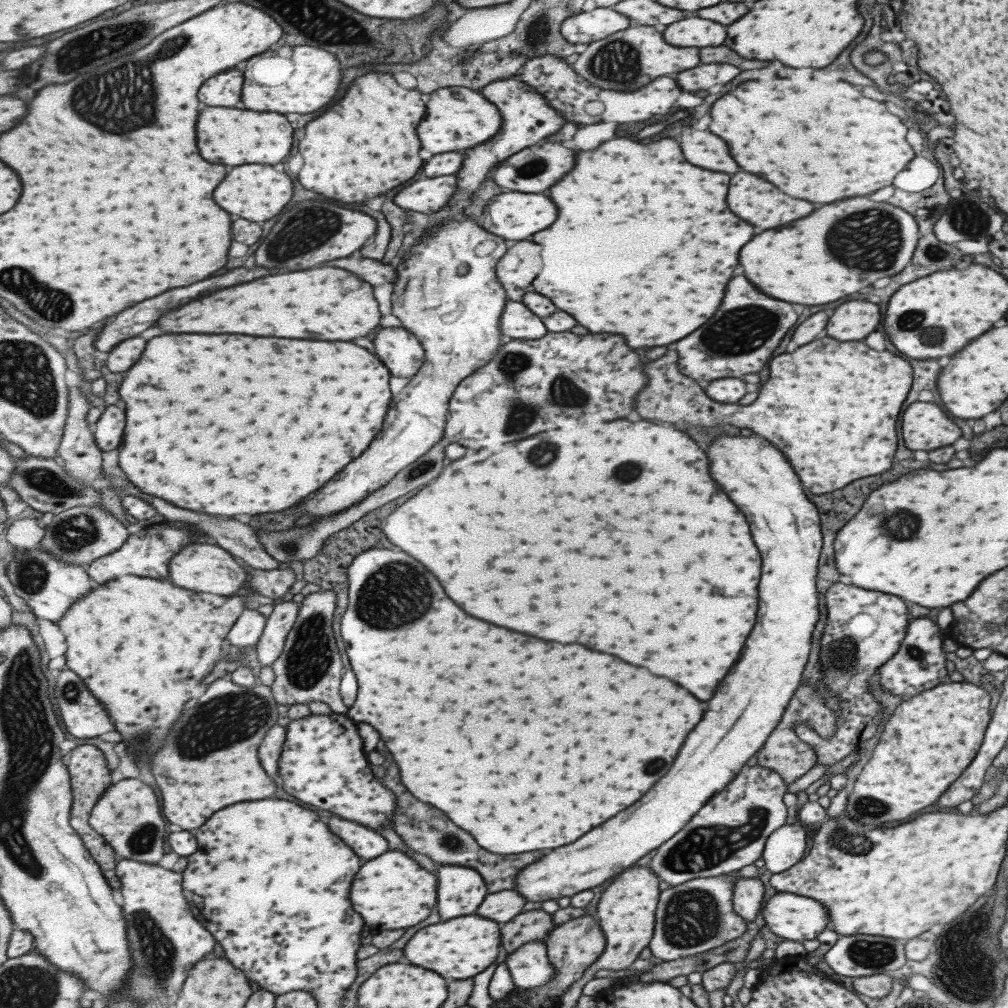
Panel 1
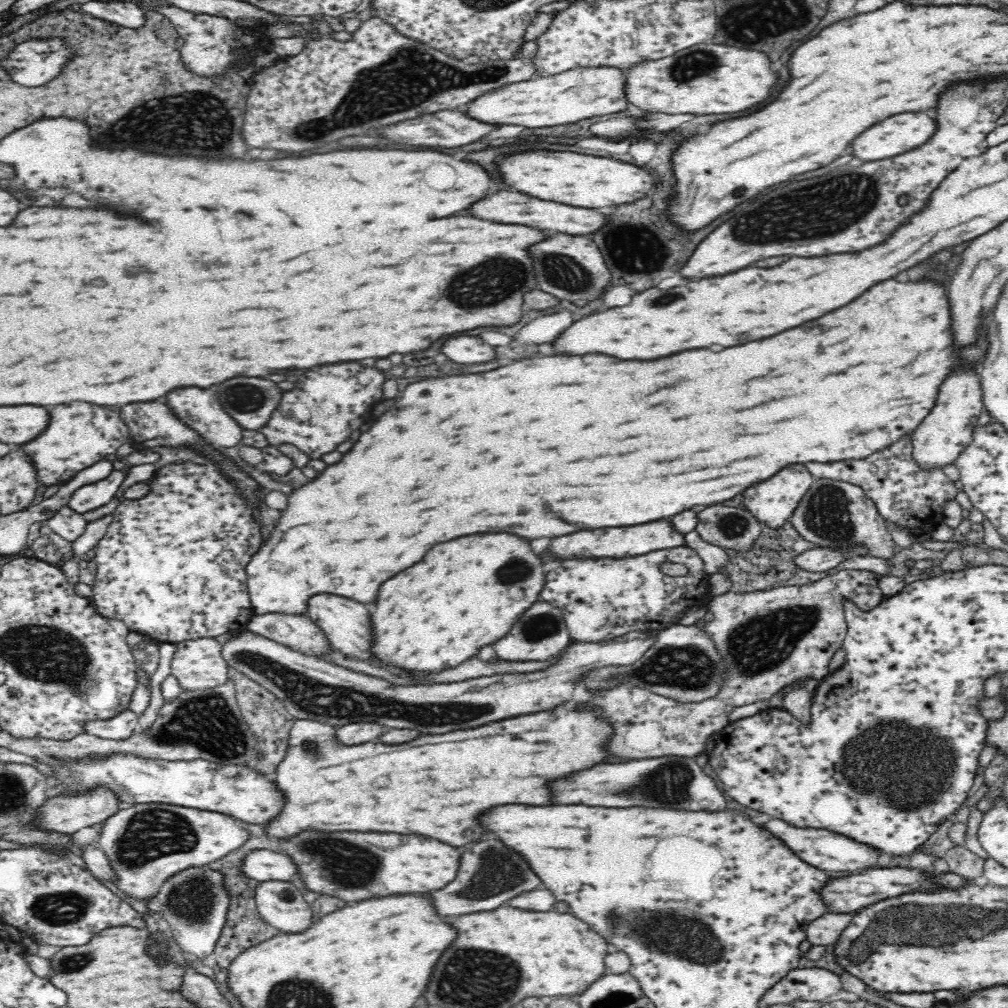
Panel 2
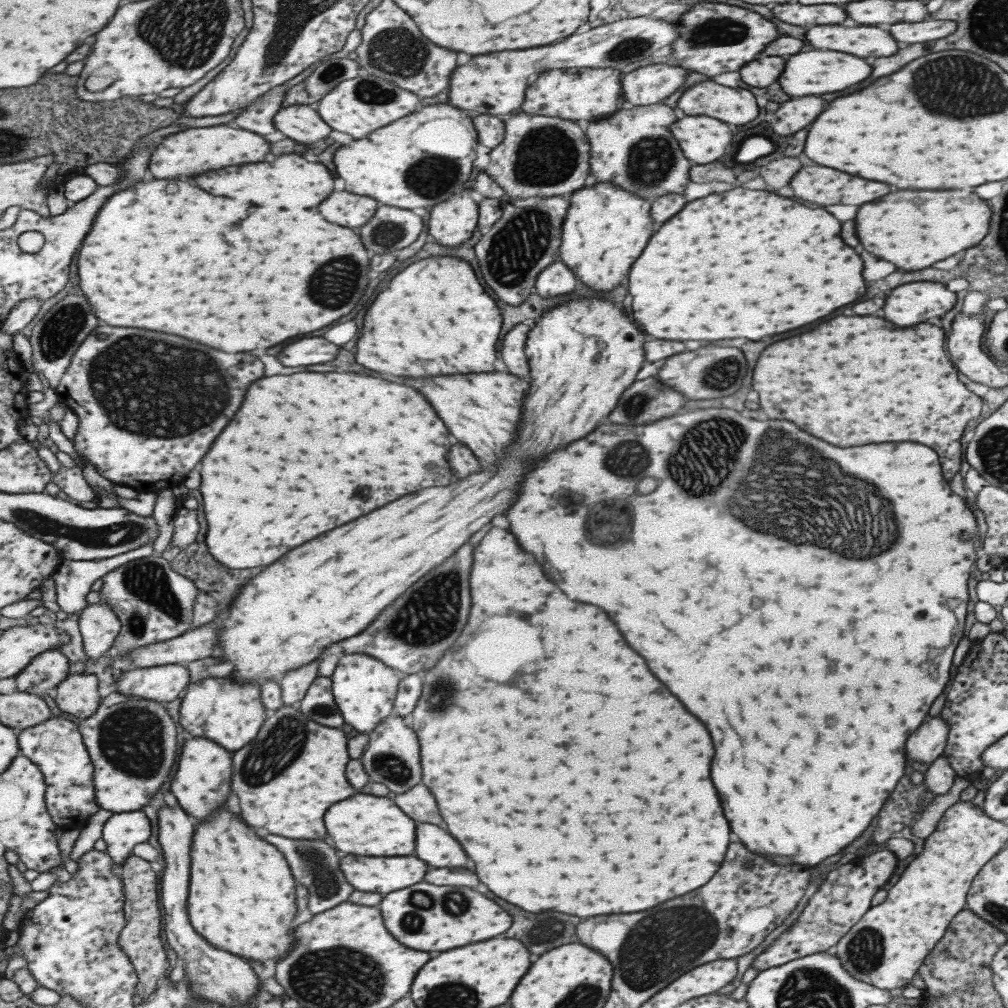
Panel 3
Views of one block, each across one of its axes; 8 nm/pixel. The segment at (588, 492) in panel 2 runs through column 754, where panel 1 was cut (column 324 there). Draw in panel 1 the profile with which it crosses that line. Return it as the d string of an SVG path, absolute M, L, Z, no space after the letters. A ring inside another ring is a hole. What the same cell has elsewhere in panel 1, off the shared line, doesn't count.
M165 334L149 340L141 360L127 372L121 384L121 398L127 404L127 428L121 444L121 468L131 482L135 482L143 492L159 496L175 506L239 516L239 514L267 514L293 508L311 492L325 486L335 474L339 474L347 464L359 458L373 442L373 438L383 430L383 422L393 400L389 388L391 372L389 368L367 348L353 342L315 342L297 338L253 338L245 334Z

